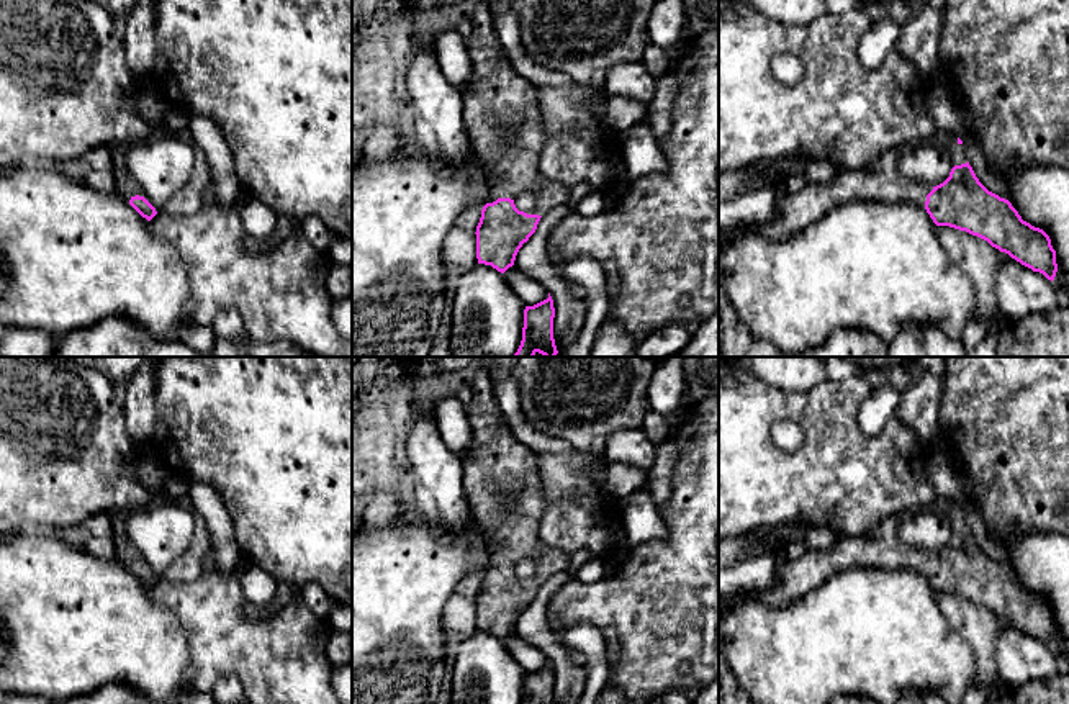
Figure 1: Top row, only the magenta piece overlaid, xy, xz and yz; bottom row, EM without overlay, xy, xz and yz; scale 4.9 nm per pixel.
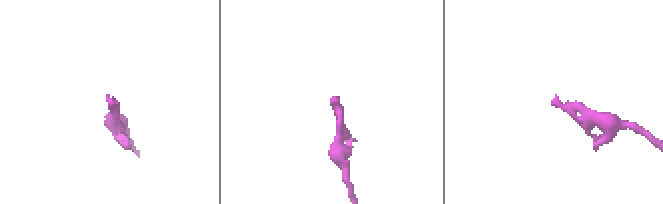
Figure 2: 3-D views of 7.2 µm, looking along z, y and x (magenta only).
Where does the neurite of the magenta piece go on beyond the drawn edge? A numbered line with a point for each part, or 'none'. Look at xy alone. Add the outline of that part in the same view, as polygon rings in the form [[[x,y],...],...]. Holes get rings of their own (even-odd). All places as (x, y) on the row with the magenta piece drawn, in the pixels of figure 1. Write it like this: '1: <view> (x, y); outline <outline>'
1: xy (125, 184); outline [[[113,144],[111,146],[111,160],[113,160],[113,167],[111,172],[115,174],[115,192],[118,195],[121,195],[126,201],[129,201],[133,196],[139,195],[144,196],[159,213],[160,205],[151,201],[146,193],[142,192],[142,188],[139,187],[139,183],[136,182],[136,178],[129,174],[128,165],[126,165],[126,154],[128,154],[128,147],[129,146],[123,146],[123,144]]]

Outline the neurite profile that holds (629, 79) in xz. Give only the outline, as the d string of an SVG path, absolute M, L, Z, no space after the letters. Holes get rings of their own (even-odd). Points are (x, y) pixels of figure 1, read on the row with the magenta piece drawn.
M622 62L607 69L602 93L606 97L627 97L648 106L655 97L658 79L643 62Z

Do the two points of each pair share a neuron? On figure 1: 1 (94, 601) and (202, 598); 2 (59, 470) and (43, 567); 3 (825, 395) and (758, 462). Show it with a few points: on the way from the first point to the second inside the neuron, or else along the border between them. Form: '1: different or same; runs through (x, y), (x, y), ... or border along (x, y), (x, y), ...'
1: different; border along (148, 588), (148, 593), (164, 604), (182, 624)
2: different; border along (53, 531), (20, 529), (17, 532)
3: same; runs through (801, 406), (781, 406), (758, 429), (758, 437)

